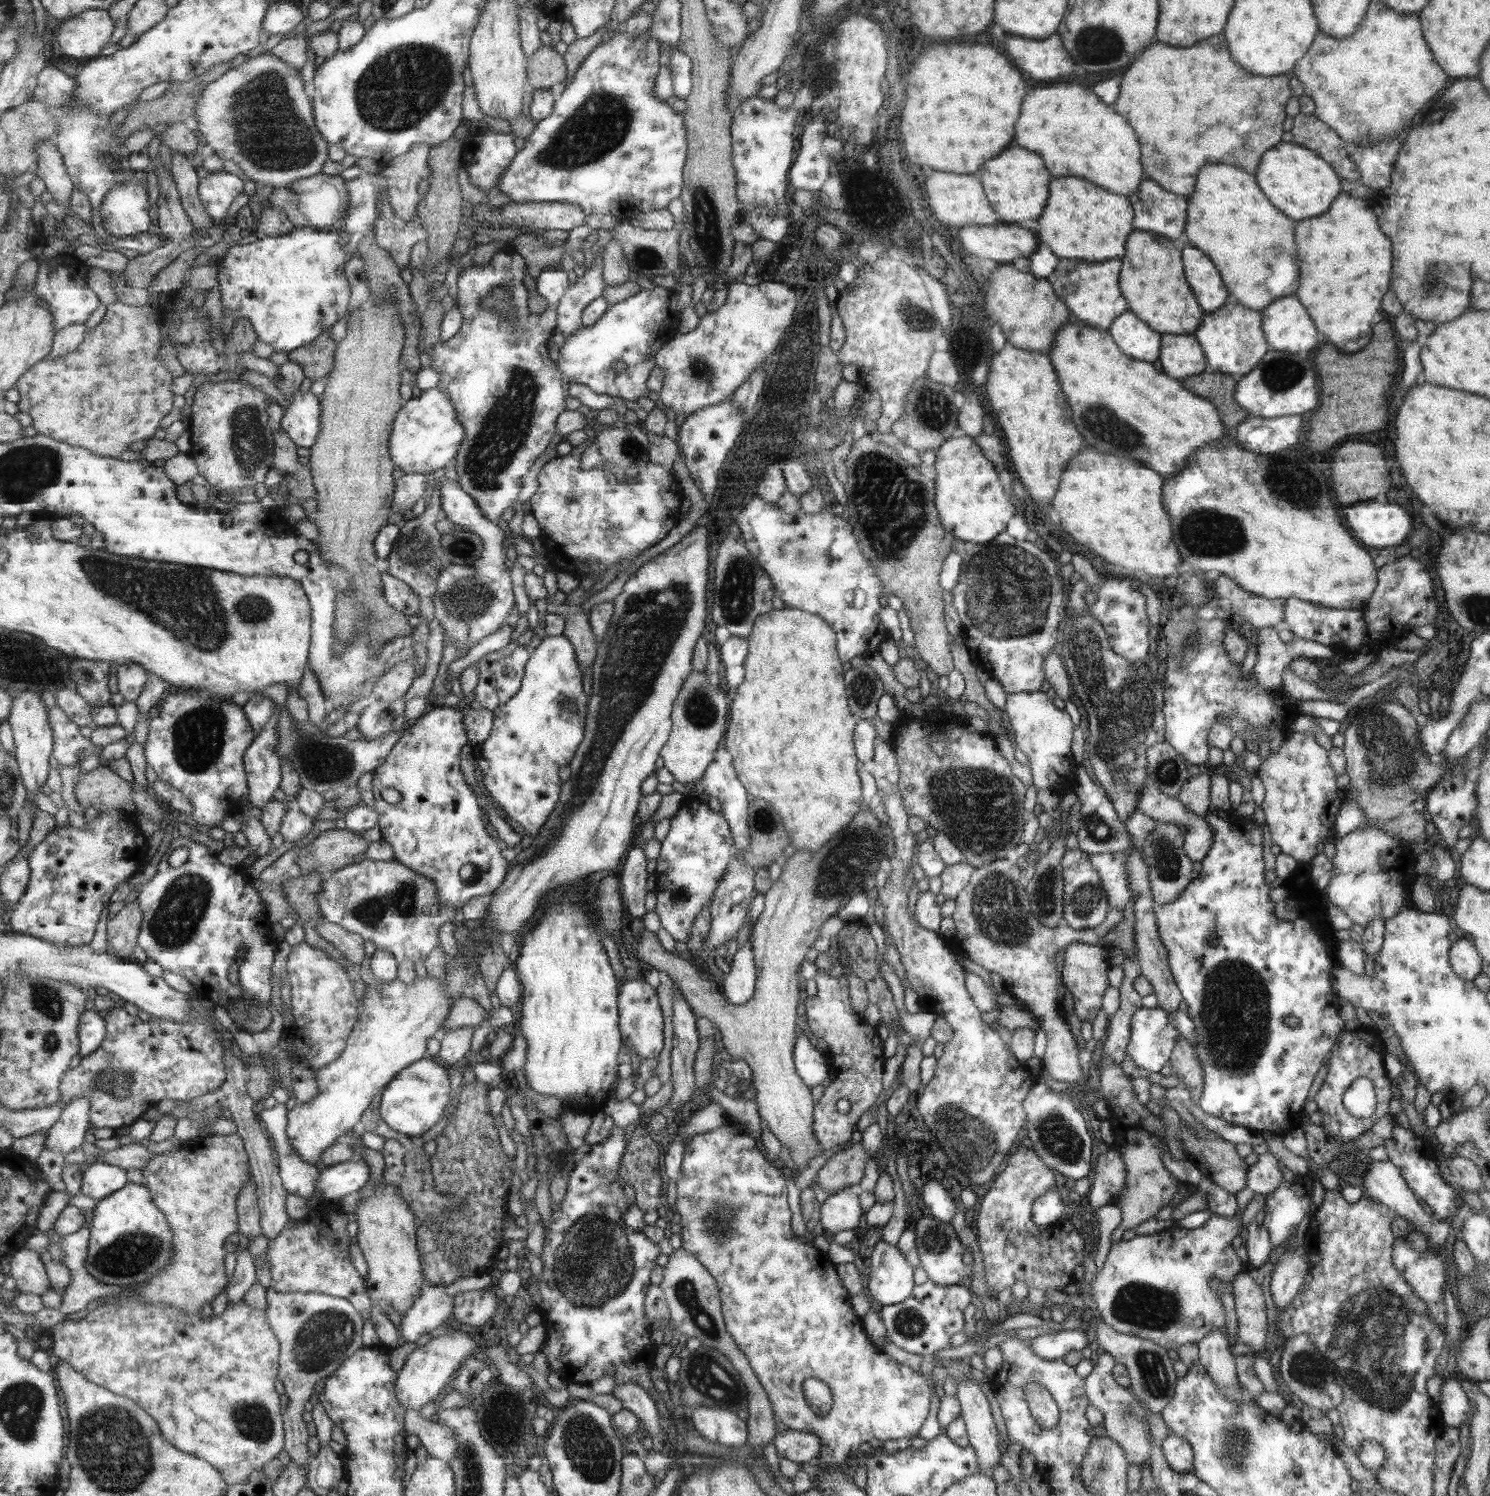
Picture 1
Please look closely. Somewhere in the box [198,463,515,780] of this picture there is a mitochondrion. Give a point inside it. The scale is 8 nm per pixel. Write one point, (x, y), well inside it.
(460, 604)

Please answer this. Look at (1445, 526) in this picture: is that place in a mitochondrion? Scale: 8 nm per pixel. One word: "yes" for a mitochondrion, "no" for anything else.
no

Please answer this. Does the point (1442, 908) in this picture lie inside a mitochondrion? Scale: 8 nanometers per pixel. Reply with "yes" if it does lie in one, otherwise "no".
no

